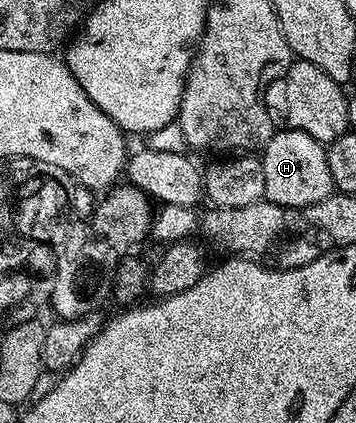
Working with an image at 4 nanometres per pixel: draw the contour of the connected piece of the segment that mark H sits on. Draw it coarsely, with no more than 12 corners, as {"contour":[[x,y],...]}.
{"contour":[[278,129],[259,154],[265,198],[320,207],[335,190],[323,143]]}

